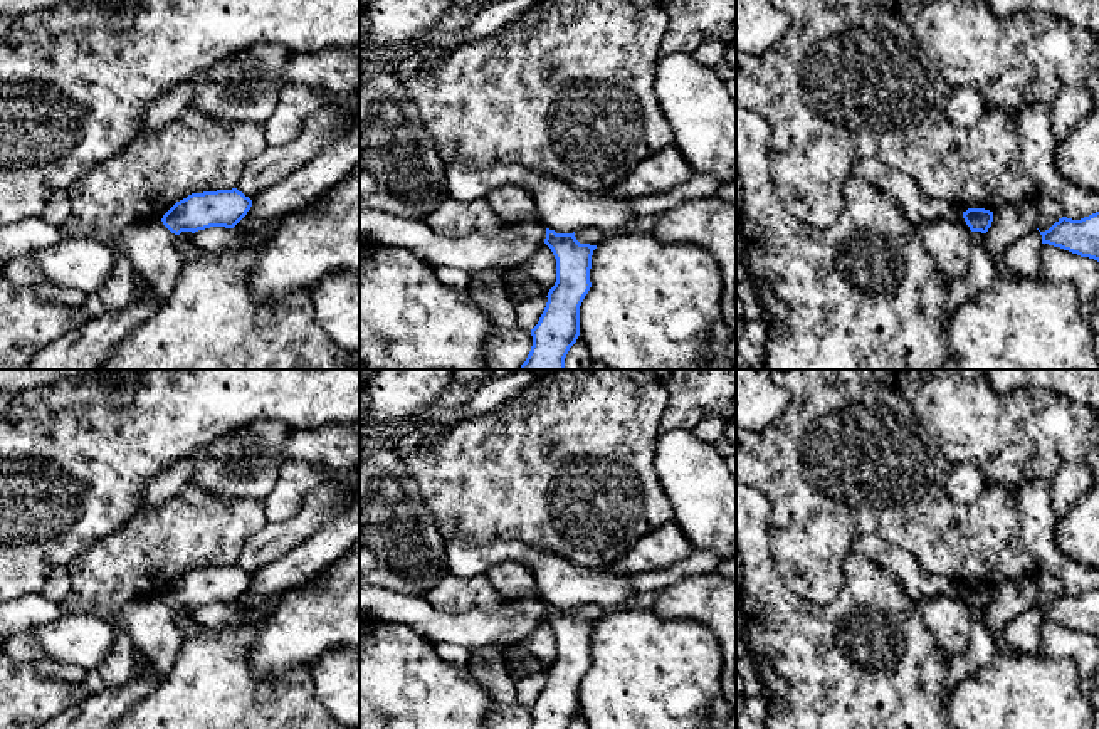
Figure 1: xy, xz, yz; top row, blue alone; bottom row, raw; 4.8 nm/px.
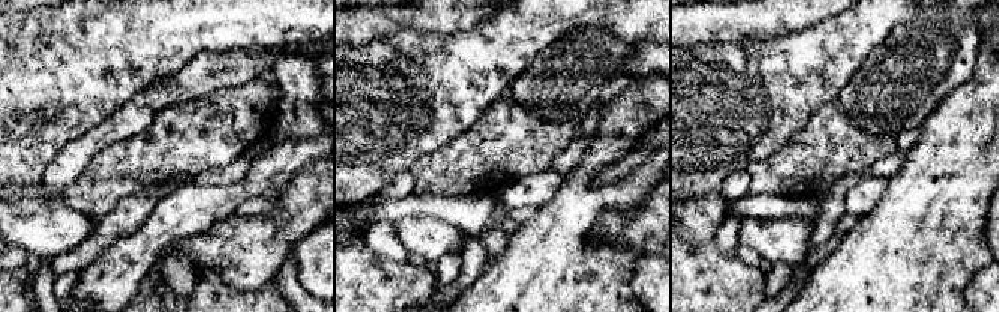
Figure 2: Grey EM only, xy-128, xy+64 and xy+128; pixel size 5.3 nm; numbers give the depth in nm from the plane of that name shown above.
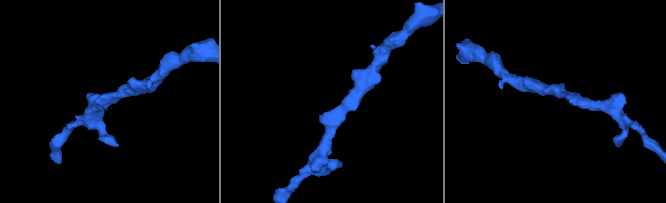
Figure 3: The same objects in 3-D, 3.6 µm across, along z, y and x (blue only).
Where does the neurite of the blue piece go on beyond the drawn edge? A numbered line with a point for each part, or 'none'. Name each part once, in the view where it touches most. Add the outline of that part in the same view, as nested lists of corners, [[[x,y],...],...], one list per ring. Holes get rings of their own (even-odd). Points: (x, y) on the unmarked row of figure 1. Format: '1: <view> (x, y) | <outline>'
none

